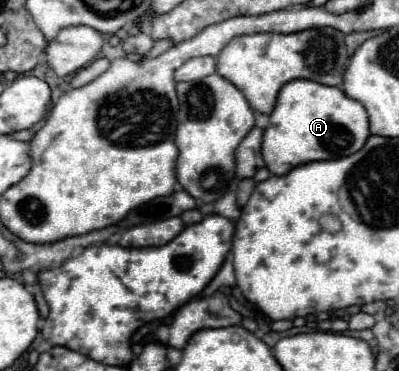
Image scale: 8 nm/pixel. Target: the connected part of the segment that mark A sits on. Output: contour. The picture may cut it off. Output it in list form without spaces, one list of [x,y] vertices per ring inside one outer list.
[[[291,80],[279,92],[263,134],[263,160],[271,174],[287,174],[295,166],[351,156],[363,148],[369,132],[367,112],[361,102],[345,96],[341,88],[323,86],[311,80]]]

